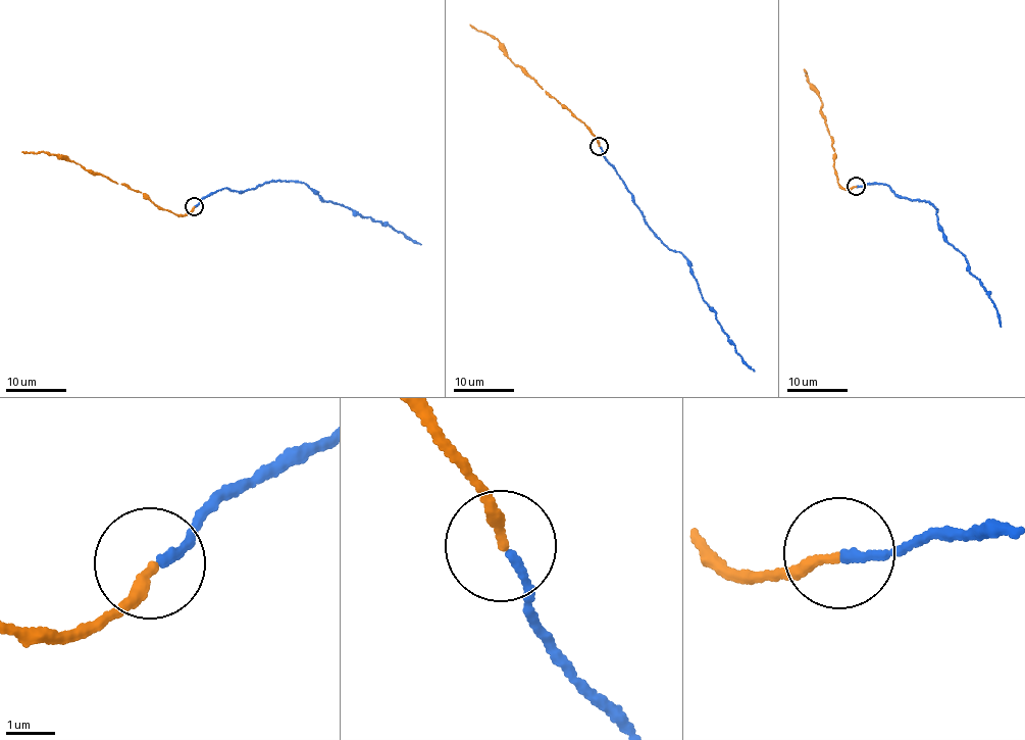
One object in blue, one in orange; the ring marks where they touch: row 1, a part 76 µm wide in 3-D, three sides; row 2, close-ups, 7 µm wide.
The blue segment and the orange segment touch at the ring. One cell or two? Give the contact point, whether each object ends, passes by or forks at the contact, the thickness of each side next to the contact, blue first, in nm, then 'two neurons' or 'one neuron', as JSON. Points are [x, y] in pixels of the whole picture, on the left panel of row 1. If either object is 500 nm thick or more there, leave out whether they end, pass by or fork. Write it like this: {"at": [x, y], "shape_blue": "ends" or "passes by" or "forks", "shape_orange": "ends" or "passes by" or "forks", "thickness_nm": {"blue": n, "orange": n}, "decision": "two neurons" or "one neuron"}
{"at": [194, 206], "shape_blue": "ends", "shape_orange": "ends", "thickness_nm": {"blue": 170, "orange": 220}, "decision": "one neuron"}

